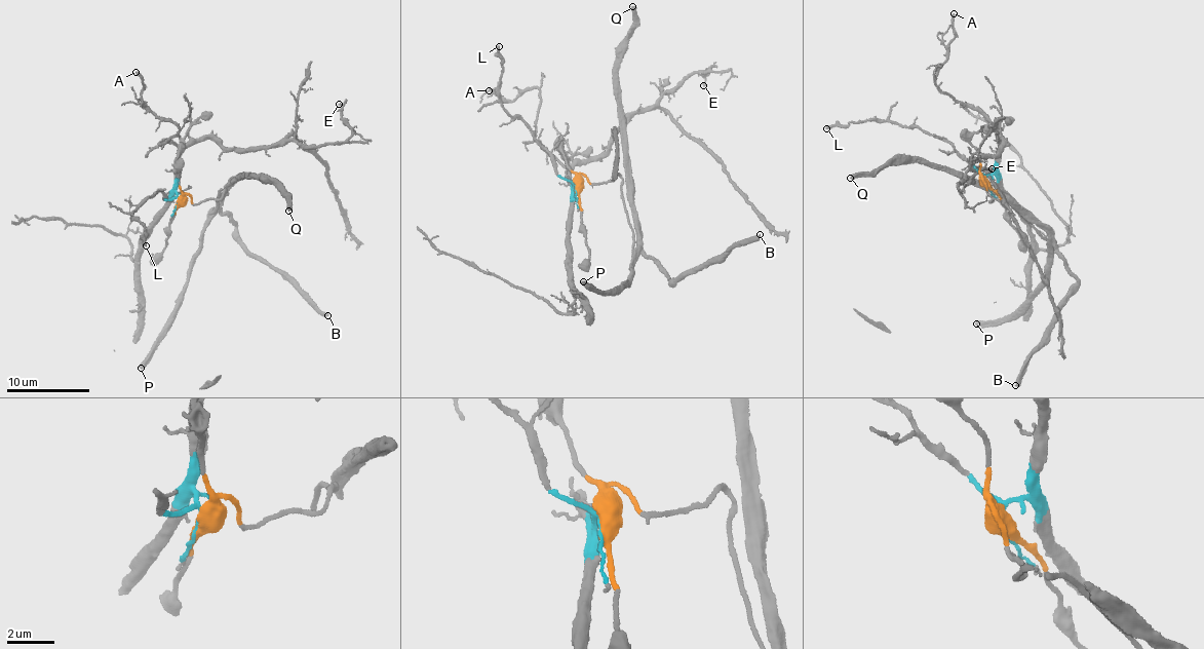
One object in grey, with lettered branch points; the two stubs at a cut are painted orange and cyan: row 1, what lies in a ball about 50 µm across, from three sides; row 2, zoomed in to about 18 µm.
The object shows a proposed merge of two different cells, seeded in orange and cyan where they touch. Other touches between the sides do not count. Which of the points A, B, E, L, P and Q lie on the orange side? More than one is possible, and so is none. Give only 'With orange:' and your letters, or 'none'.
With orange: B, P, Q

